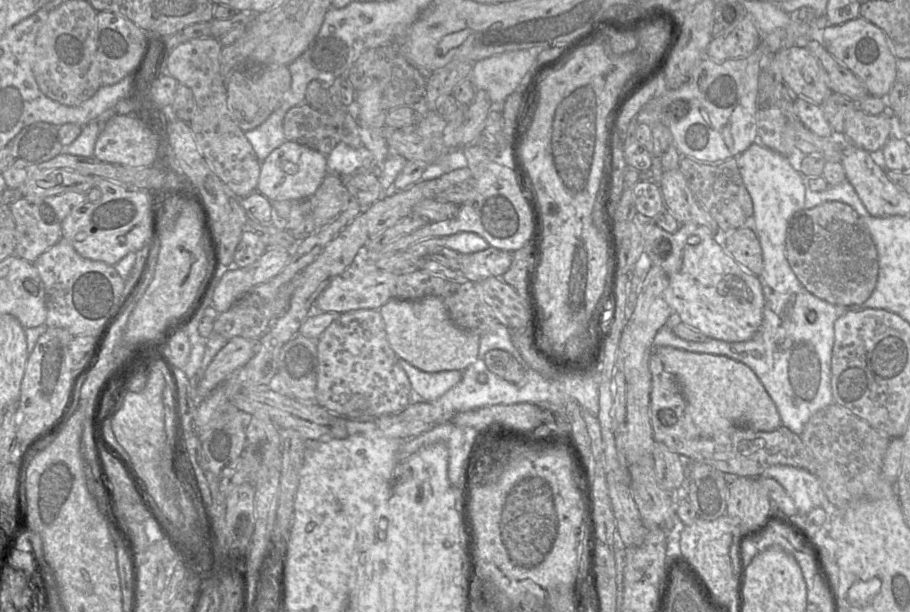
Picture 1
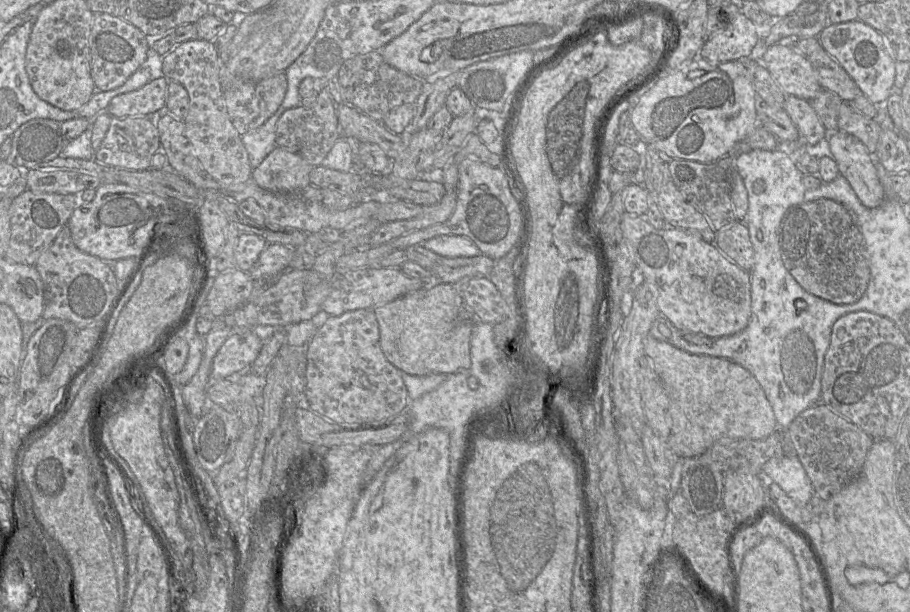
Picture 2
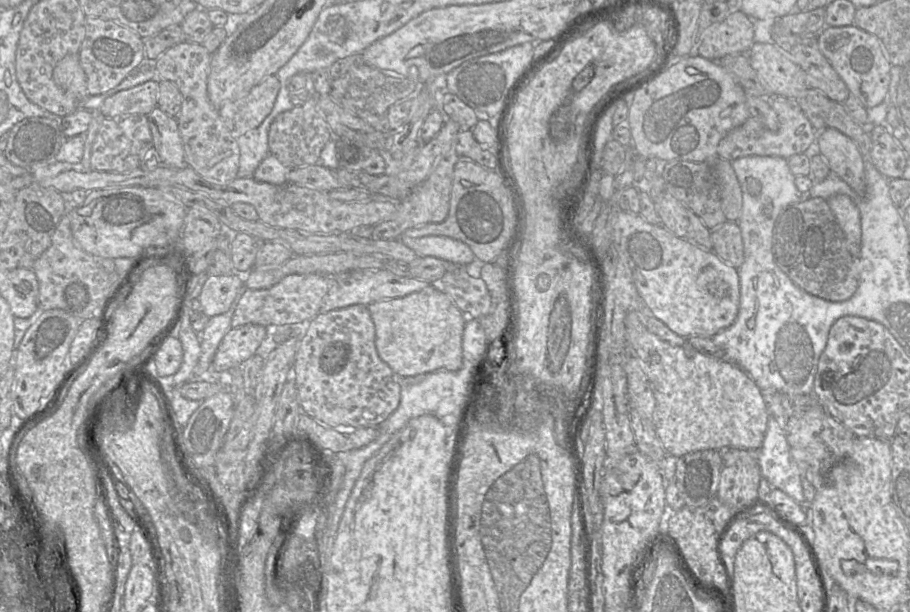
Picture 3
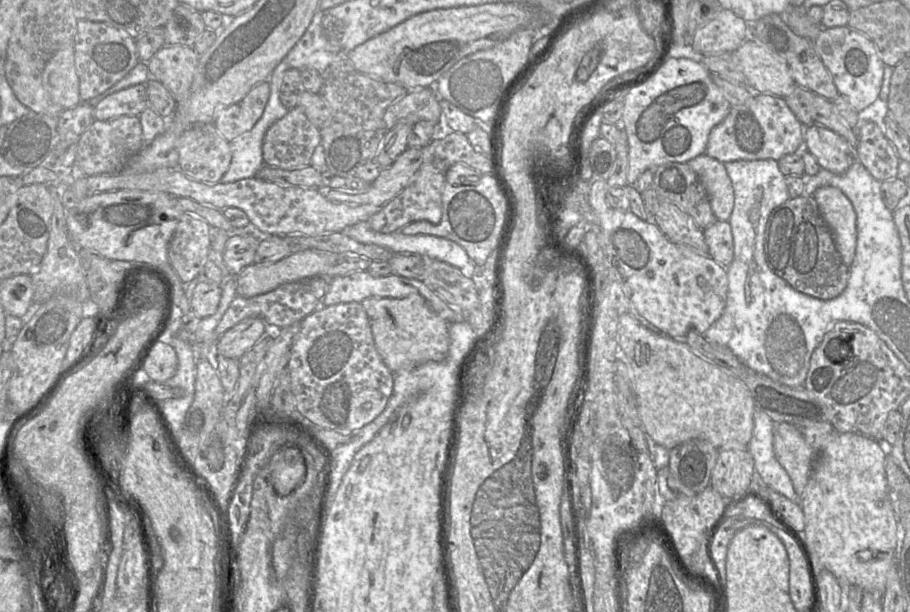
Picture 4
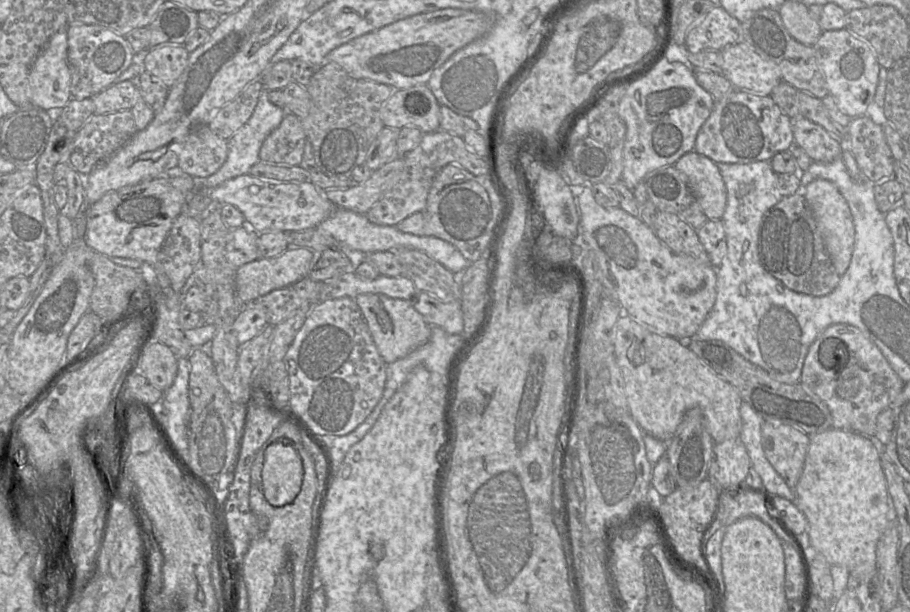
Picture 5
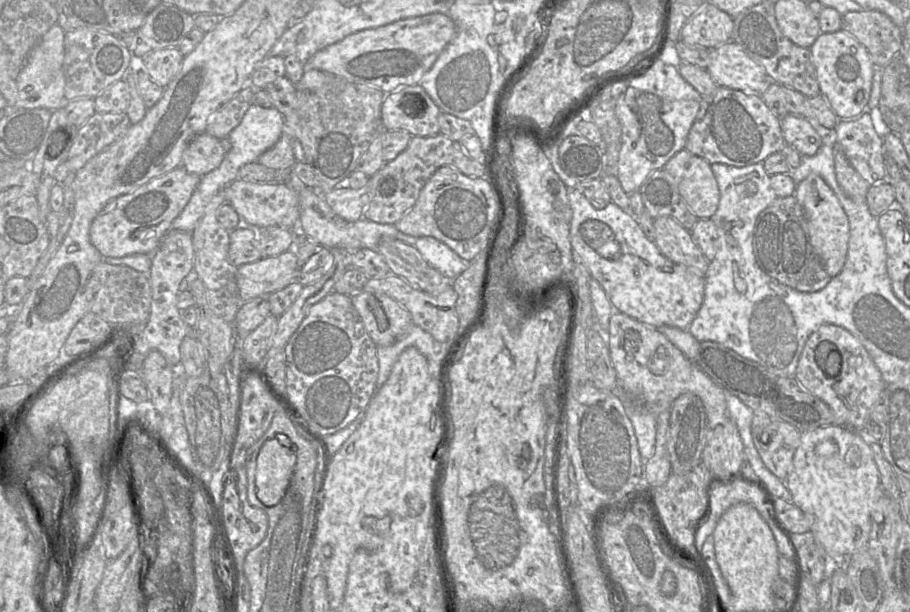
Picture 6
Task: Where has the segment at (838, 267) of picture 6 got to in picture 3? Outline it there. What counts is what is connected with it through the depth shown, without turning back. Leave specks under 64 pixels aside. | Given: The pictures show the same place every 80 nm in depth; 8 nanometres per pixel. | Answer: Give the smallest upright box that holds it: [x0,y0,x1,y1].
[826,194,861,257]

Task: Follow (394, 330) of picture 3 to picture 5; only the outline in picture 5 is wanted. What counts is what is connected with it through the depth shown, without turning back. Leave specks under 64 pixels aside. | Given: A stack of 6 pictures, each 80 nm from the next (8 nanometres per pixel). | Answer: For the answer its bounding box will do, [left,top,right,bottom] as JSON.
[355,294,431,364]

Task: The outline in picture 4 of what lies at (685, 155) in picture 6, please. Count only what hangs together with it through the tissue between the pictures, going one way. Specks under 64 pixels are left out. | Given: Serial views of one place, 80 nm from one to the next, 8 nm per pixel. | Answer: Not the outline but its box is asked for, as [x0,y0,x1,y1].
[687,154,734,221]

